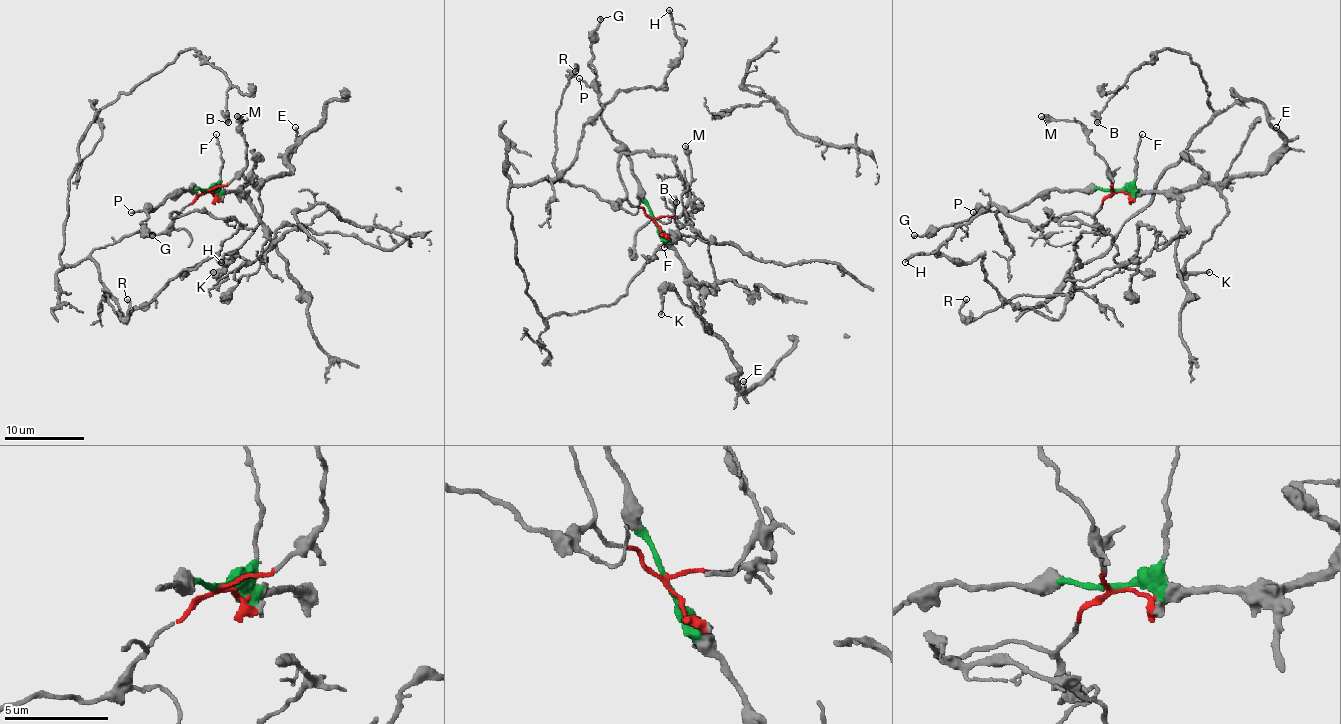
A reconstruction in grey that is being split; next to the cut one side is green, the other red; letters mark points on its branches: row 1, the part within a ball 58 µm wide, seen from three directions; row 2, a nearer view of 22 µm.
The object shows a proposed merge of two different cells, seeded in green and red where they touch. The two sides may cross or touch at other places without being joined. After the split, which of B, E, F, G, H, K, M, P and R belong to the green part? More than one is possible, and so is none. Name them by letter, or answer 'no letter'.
E, F, G, K, P

